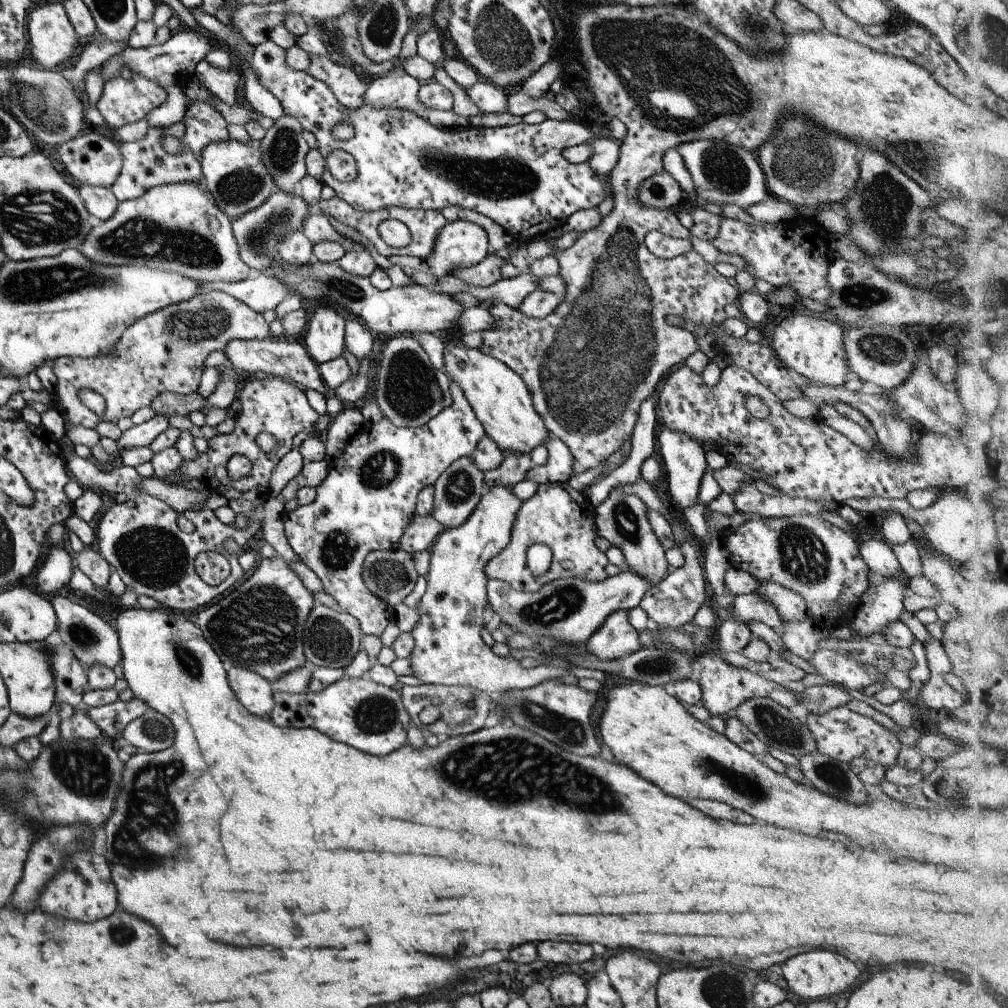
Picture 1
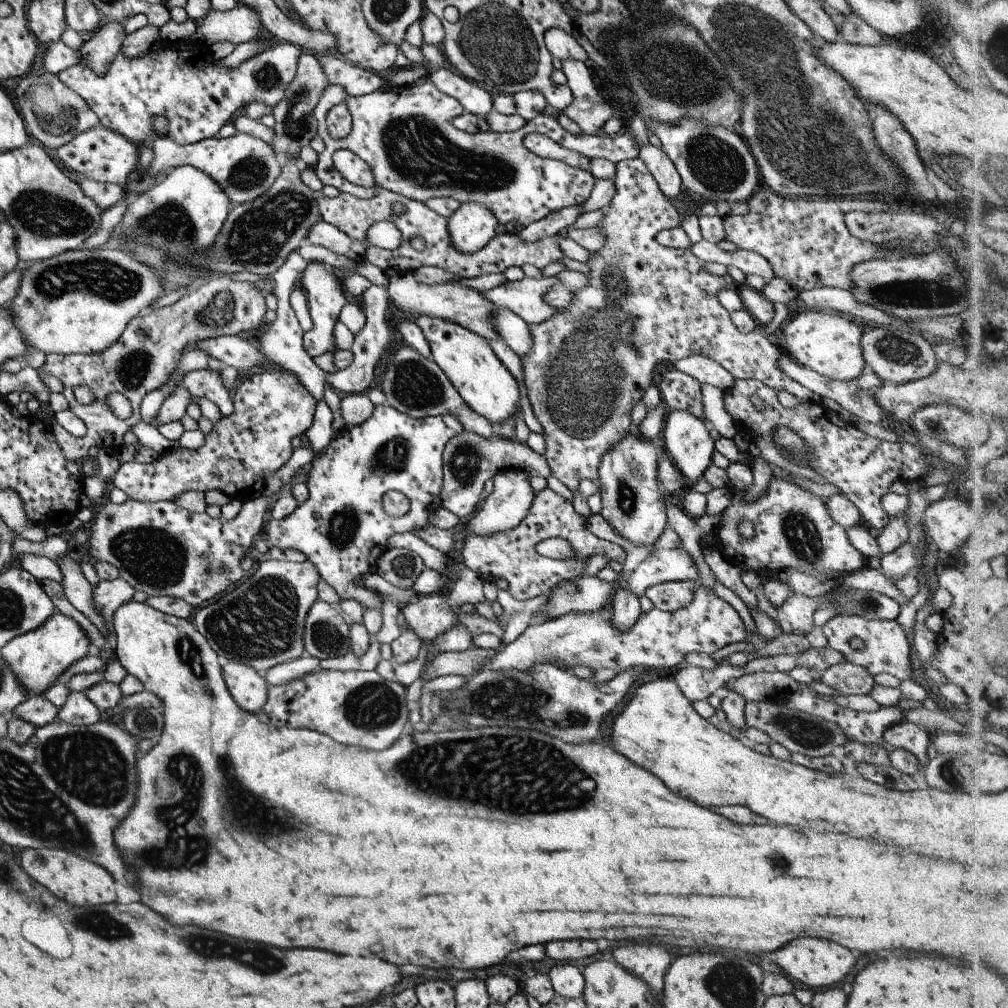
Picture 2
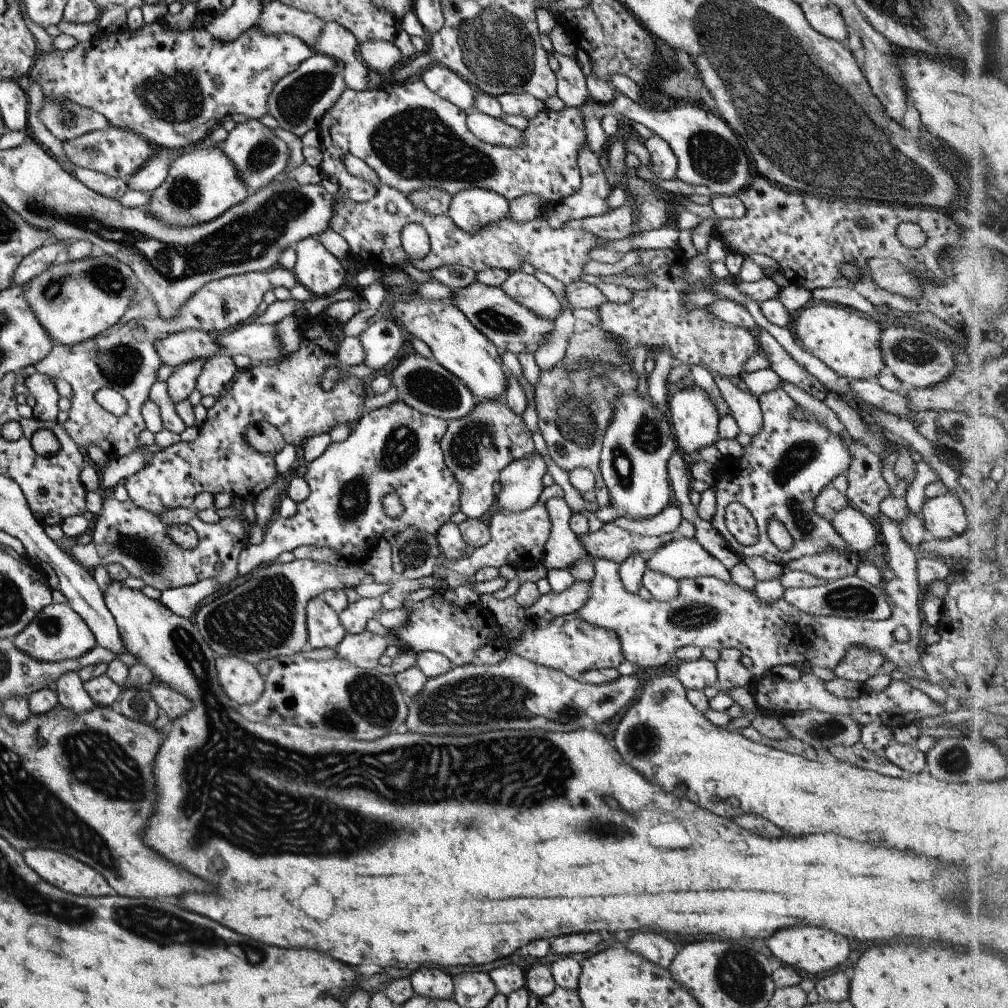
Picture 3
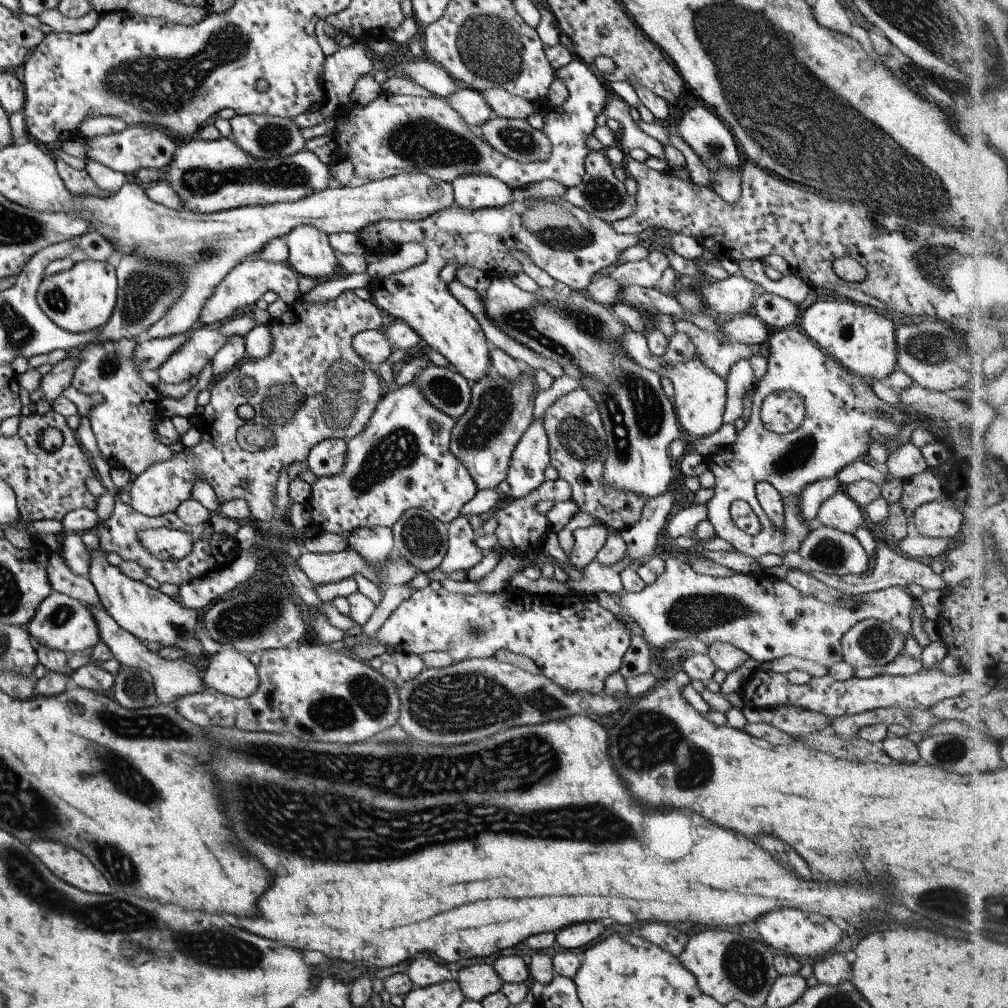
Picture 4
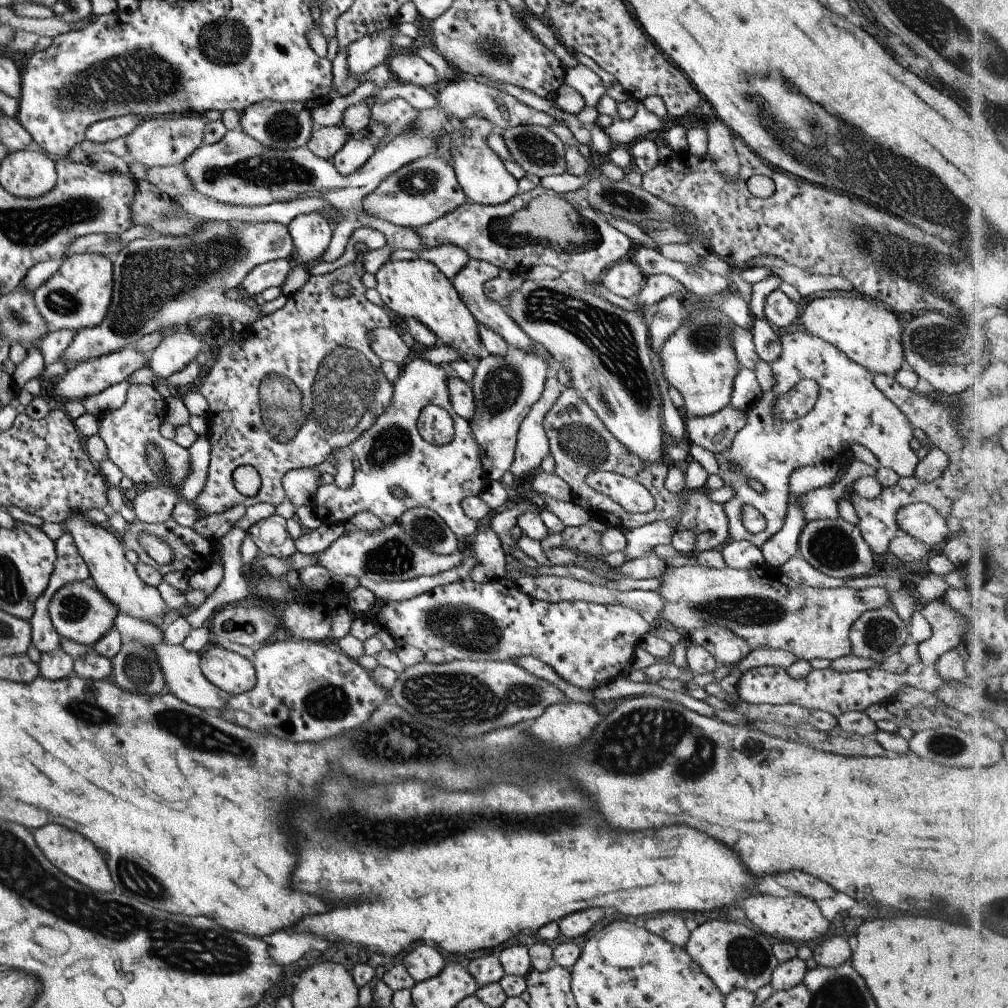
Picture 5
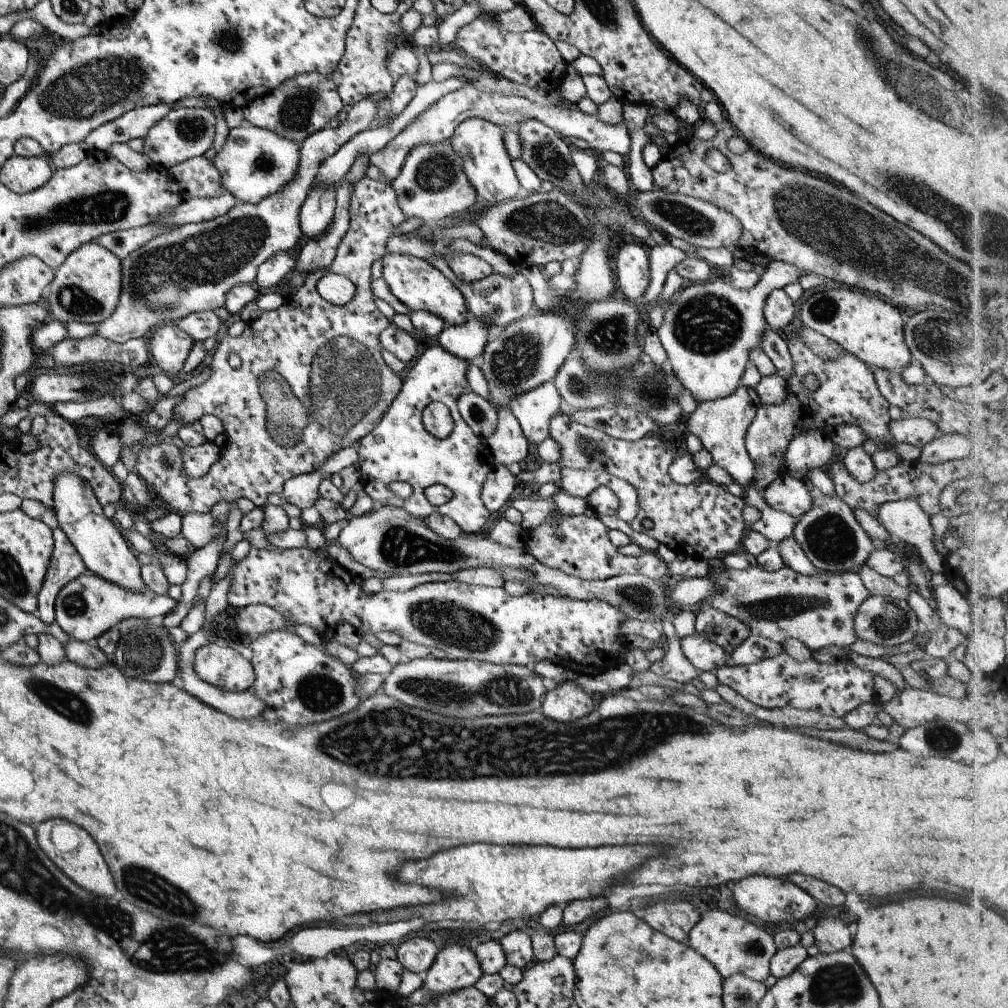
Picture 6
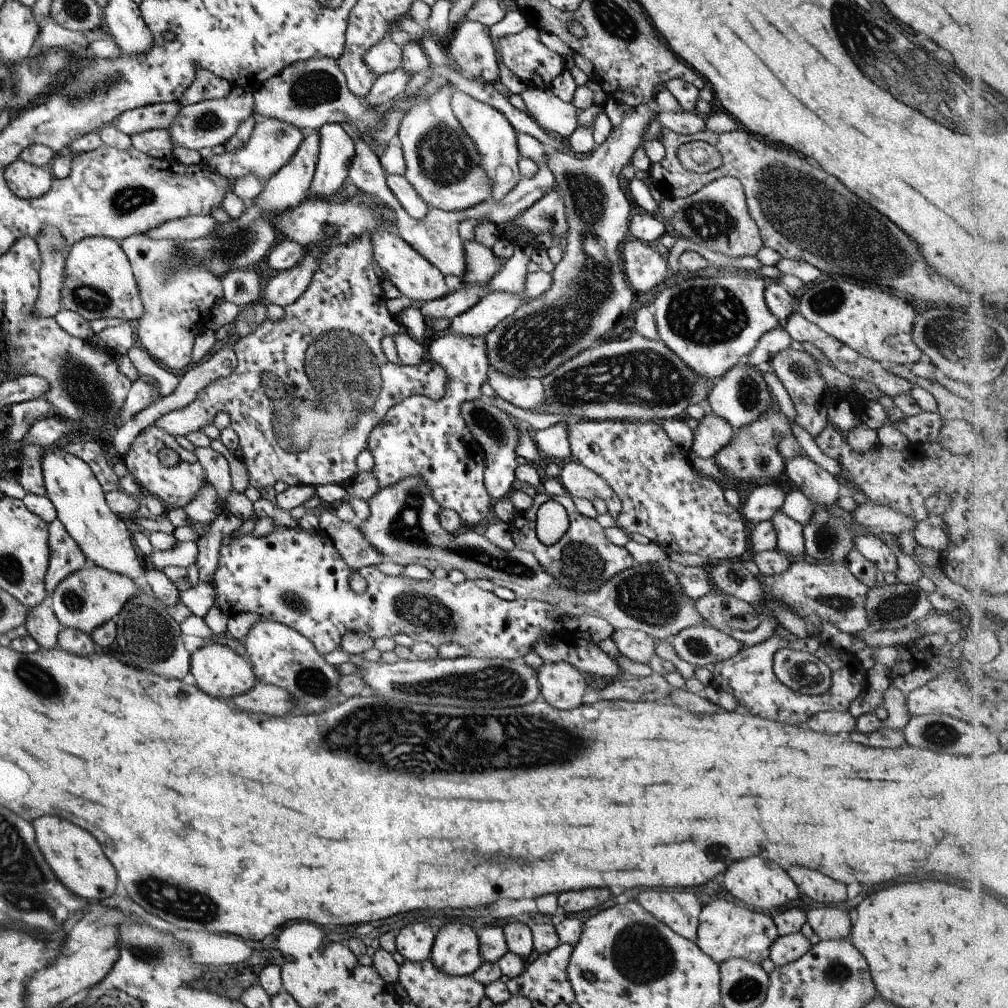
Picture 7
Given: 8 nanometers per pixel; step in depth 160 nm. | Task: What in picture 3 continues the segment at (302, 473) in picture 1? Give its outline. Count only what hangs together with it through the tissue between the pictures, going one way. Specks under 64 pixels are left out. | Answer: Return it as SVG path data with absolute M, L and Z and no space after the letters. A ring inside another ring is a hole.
M109 498L102 502L102 512L94 518L94 526L91 526L93 536L89 537L88 542L79 540L73 544L69 548L69 556L90 572L99 565L121 565L127 569L129 576L140 578L145 585L160 591L190 585L206 578L216 578L220 586L228 585L238 576L236 562L240 550L248 544L247 528L243 517L225 517L216 523L205 523L191 508L175 507L154 515L141 509L131 499L121 502ZM172 524L186 524L194 528L198 540L196 547L183 550L173 544L166 533L166 526Z

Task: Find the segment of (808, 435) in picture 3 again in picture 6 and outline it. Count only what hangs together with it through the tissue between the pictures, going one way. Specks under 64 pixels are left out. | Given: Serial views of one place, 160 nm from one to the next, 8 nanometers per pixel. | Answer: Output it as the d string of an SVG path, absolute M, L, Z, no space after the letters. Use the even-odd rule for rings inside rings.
M799 336L789 338L785 341L793 366L791 376L789 376L786 381L787 394L785 400L783 400L781 404L761 403L757 410L755 410L755 416L753 416L751 424L749 424L744 436L745 451L754 466L754 480L749 488L743 489L741 498L746 506L755 507L759 511L759 519L750 524L746 530L755 530L755 532L759 532L767 541L774 544L777 544L779 541L783 540L783 538L789 538L789 536L793 534L794 526L797 521L785 512L769 508L769 506L765 504L765 500L763 500L763 488L765 488L767 484L771 484L773 480L776 480L779 473L785 470L785 452L787 452L787 444L791 442L793 436L803 434L803 432L809 430L809 428L830 433L835 426L847 424L847 426L857 426L857 428L860 428L861 432L865 434L866 439L872 438L872 441L873 439L877 439L879 444L881 439L885 440L887 447L882 447L883 450L889 450L889 452L893 452L893 456L898 456L895 449L891 449L889 445L896 442L891 438L891 434L889 434L890 418L887 410L889 404L881 397L877 386L875 386L872 369L861 362L861 360L855 358L855 356L845 352L839 354L835 360L833 360L833 358L831 358L831 360L823 360L823 358L815 356L813 350L811 350L809 346L805 346L805 344L799 340ZM805 374L813 374L813 376L817 378L817 382L819 382L819 384L817 384L817 390L807 392L807 390L801 386L801 380L803 380Z

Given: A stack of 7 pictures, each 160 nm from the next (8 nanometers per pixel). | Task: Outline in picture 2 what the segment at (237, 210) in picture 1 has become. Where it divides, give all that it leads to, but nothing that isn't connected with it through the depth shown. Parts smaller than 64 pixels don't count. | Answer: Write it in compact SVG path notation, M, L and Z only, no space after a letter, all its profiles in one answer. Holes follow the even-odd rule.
M245 133L226 138L211 137L189 146L179 146L168 137L158 138L151 144L151 150L153 160L147 168L147 187L155 185L169 170L189 165L209 176L227 196L227 200L236 205L251 202L265 194L279 176L281 168L280 159L274 155L269 143Z

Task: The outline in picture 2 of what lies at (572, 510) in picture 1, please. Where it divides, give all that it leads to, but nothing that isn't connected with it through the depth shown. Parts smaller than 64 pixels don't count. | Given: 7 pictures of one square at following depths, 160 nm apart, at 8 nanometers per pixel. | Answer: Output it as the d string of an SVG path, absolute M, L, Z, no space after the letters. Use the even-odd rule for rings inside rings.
M547 488L534 494L527 515L513 530L505 530L503 534L491 539L465 536L460 558L463 565L482 580L504 579L508 584L509 595L514 600L522 602L546 594L559 582L577 579L585 569L585 561L595 554L605 554L607 560L622 563L625 557L623 550L617 544L596 538L585 525L586 519L575 512L572 502L556 494L555 490ZM553 537L567 540L575 556L567 556L561 560L539 556L534 550L535 544Z

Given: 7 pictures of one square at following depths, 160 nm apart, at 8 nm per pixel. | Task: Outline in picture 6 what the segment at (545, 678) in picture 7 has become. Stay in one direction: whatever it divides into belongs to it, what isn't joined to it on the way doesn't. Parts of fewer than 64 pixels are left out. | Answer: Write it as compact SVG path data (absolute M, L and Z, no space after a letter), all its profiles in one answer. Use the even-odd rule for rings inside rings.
M565 680L559 686L548 684L540 707L541 714L555 722L573 722L591 710L593 702L590 696L579 690L579 686L571 680Z

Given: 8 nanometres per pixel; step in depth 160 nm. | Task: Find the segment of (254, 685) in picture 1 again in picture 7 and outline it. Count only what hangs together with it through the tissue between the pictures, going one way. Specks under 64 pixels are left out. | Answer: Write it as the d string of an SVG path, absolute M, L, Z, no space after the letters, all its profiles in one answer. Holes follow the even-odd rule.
M207 643L190 654L189 672L195 679L196 687L216 699L231 700L247 692L256 682L251 665L227 645Z

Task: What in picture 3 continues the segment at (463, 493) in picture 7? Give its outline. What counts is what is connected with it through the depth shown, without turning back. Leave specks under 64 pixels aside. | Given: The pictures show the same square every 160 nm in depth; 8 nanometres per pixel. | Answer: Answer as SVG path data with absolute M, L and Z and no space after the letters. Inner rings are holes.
M397 399L386 406L377 408L373 411L364 412L361 418L352 426L350 433L347 435L345 440L338 443L329 443L328 447L320 454L315 460L307 463L307 471L302 477L308 486L308 495L304 501L296 503L296 513L291 518L281 518L275 517L269 520L265 527L263 527L262 541L259 544L252 545L248 543L245 548L240 550L238 554L238 559L236 562L236 573L239 576L243 576L246 572L251 572L253 568L258 568L261 564L269 564L275 562L274 560L279 556L281 552L292 552L294 548L300 546L314 546L314 547L327 547L332 551L335 551L341 558L345 560L349 559L351 562L357 560L357 564L363 560L364 556L377 544L378 538L382 536L383 530L385 529L395 529L400 530L406 526L414 526L419 530L430 532L431 534L436 534L436 530L443 524L446 523L452 514L455 514L460 510L459 508L459 495L460 488L457 479L454 474L445 466L443 460L443 453L440 447L440 440L443 434L445 434L447 428L447 421L442 420L433 416L425 416L425 414L420 414L417 410L409 408L407 404L403 404L401 400ZM393 493L400 500L402 506L402 513L397 516L397 518L391 518L387 516L382 505L382 498L385 495ZM216 578L201 579L190 585L165 589L161 591L159 600L171 612L189 618L200 606L201 599L213 594L219 587L220 582L217 582Z

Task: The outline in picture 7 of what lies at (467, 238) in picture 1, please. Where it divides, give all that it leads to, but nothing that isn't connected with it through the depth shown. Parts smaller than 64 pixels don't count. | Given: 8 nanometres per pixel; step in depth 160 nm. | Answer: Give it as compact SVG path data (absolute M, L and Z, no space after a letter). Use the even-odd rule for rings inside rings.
M453 90L449 104L455 118L477 149L481 166L492 184L491 200L498 201L522 178L517 169L517 161L521 157L515 142L516 130L511 127L501 112L486 103L473 99L462 91Z

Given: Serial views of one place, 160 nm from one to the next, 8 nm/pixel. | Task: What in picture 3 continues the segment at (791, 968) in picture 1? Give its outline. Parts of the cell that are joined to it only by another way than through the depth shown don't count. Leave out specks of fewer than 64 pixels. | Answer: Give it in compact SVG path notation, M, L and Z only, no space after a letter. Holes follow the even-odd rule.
M793 926L793 928L775 930L767 938L767 946L769 946L771 954L779 960L779 964L801 970L805 974L814 974L815 978L817 974L823 974L823 972L833 970L839 964L843 964L849 954L849 944L843 936L839 936L831 930L825 930L825 928L817 928L817 926Z

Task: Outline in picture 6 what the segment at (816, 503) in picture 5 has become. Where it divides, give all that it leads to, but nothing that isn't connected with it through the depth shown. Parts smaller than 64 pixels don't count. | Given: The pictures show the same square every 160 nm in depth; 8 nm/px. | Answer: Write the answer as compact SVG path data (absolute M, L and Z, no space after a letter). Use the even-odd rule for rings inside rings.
M783 471L763 488L763 500L769 508L785 512L798 521L811 508L813 493L806 481L791 478Z

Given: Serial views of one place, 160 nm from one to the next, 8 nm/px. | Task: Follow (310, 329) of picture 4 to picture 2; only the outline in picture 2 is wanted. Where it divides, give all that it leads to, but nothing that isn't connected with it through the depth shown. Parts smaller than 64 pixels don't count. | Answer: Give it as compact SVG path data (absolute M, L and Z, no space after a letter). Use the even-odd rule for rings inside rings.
M265 367L261 370L243 374L231 393L233 412L221 417L213 423L213 427L204 435L204 444L197 450L177 448L158 456L151 463L127 462L121 463L111 478L113 486L125 493L128 499L135 501L173 501L175 496L187 490L205 493L218 491L228 498L243 504L254 500L262 494L265 480L281 468L289 458L293 449L290 441L293 437L303 437L311 427L316 401L311 394L297 382L297 378L288 371L278 367Z

